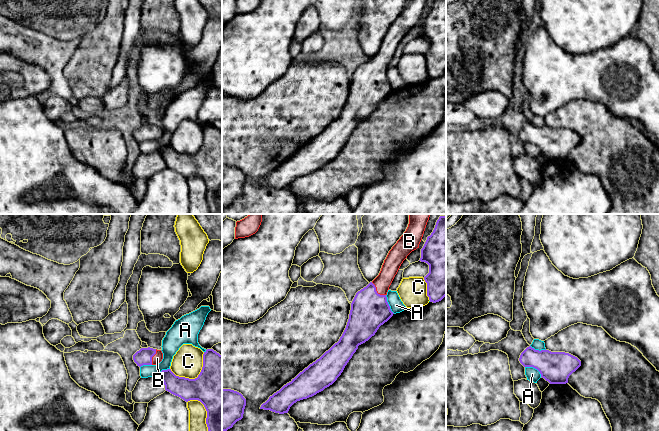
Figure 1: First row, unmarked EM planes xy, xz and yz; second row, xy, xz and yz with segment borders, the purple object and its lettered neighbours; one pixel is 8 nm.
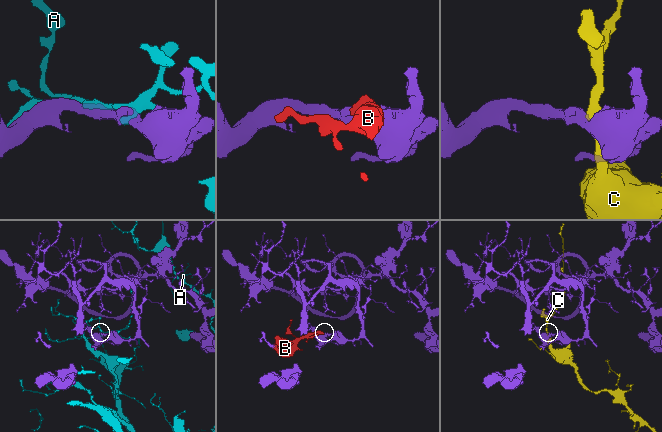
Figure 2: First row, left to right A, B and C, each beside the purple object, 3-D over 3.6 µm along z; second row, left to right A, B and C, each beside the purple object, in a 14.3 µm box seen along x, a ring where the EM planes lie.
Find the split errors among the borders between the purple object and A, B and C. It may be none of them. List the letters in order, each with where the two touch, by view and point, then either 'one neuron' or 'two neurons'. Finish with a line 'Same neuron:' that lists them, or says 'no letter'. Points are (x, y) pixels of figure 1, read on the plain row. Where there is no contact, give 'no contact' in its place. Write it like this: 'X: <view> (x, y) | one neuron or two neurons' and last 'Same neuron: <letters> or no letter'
A: yz (534, 143) | two neurons
B: xz (376, 67) | one neuron
C: xy (195, 154) | two neurons
Same neuron: B

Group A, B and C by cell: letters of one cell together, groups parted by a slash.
A / B / C

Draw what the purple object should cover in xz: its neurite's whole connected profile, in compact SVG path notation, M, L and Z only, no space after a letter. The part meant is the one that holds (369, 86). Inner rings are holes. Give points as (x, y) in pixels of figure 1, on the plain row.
M408 0L404 10L389 27L379 51L356 69L339 117L270 172L260 185L288 189L294 179L316 171L337 156L358 122L374 112L379 103L393 92L387 68L403 37L419 24L426 1Z

